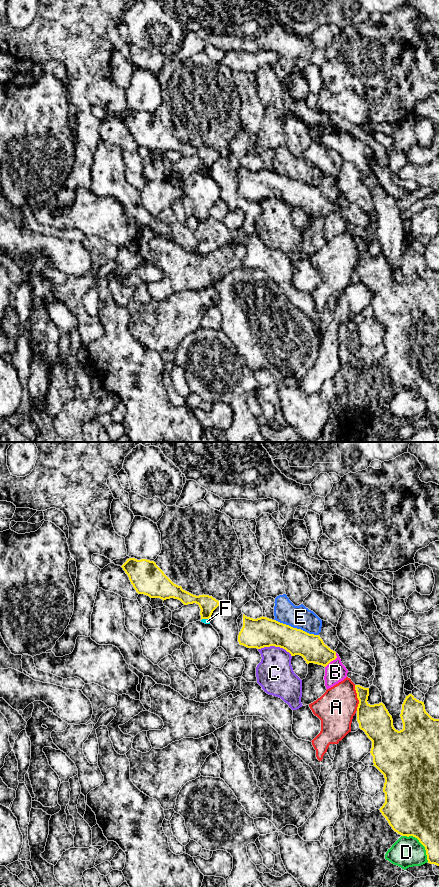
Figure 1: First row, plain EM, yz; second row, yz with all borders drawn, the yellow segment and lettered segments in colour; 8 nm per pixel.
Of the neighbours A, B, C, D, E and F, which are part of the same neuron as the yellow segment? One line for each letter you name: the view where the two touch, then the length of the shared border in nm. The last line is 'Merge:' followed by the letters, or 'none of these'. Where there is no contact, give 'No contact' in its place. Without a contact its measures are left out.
Merge: none of these

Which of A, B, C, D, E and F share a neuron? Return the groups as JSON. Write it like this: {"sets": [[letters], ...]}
{"sets": [["A"], ["B"], ["C"], ["D"], ["E"], ["F"]]}

